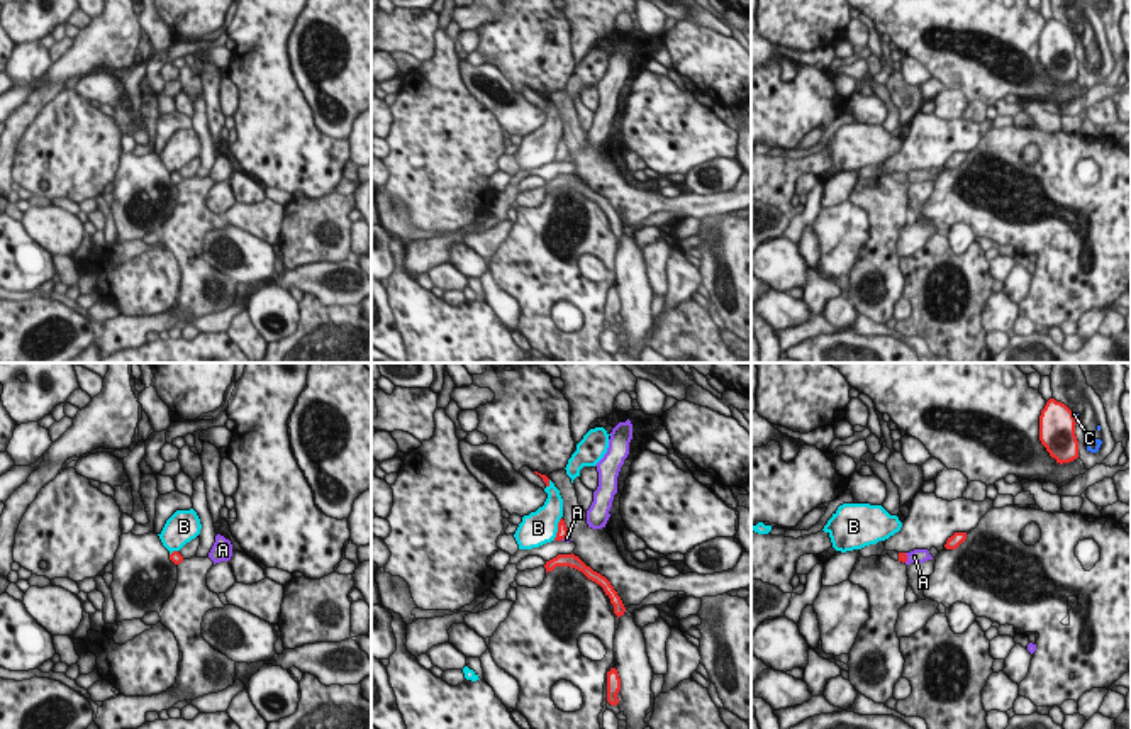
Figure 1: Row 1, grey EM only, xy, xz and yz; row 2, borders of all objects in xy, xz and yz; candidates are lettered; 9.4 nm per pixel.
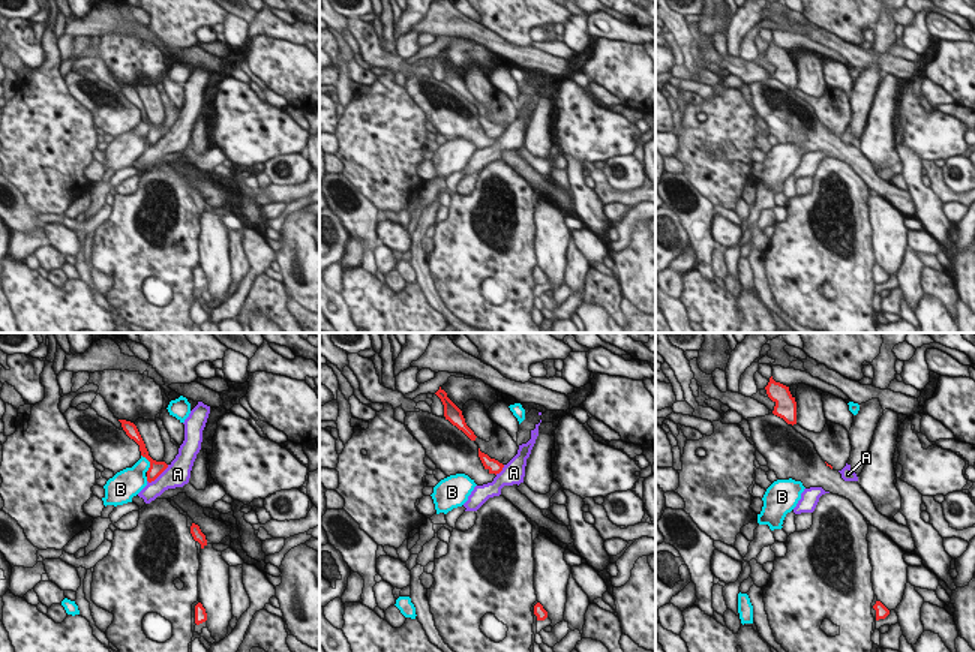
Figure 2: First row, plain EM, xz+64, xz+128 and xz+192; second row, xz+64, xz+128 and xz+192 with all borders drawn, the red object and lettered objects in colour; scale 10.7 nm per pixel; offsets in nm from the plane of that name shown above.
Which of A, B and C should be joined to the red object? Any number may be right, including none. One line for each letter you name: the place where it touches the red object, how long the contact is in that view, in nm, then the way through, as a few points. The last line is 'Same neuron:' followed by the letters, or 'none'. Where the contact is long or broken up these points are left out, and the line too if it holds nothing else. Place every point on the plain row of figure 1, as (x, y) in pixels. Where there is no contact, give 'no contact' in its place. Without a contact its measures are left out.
Same neuron: none

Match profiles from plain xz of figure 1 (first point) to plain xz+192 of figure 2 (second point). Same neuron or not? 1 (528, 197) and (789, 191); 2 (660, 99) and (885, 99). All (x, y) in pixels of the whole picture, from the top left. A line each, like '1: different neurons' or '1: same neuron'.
1: different neurons
2: different neurons

